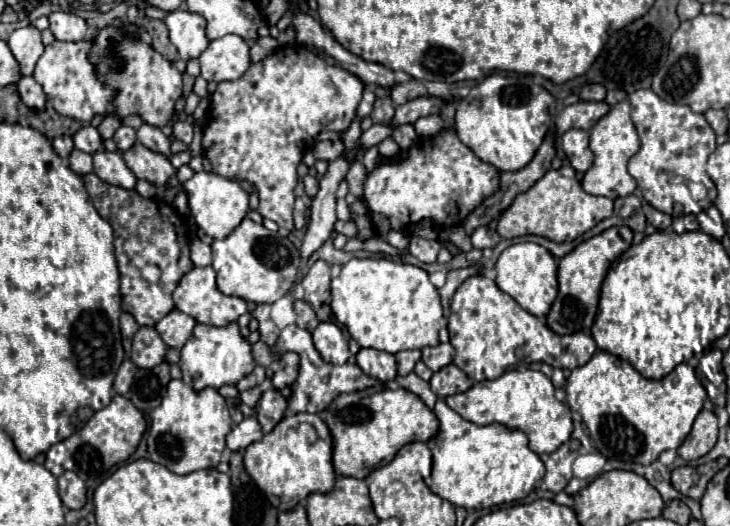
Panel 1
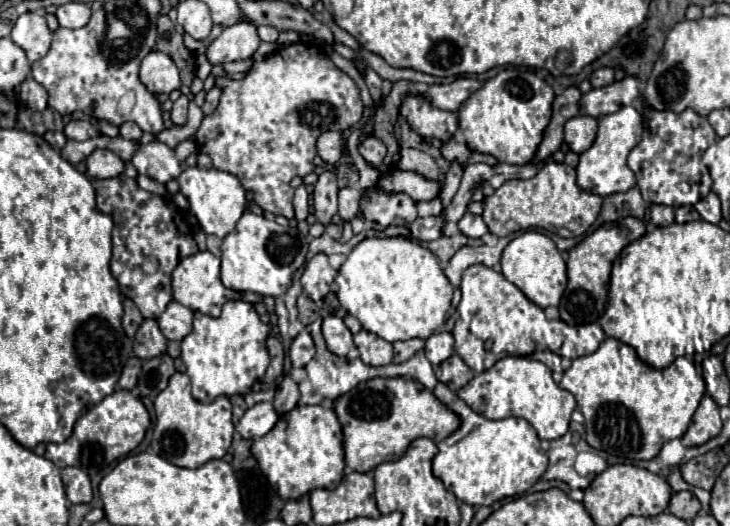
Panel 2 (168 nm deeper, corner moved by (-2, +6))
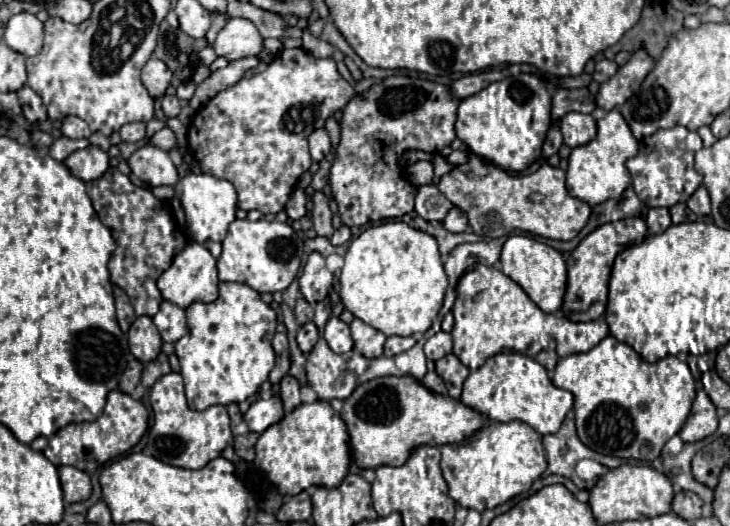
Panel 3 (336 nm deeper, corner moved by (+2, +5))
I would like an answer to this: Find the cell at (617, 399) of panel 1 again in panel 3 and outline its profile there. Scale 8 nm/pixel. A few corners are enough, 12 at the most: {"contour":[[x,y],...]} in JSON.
{"contour":[[607,335],[559,359],[581,443],[653,461],[695,401],[685,361]]}

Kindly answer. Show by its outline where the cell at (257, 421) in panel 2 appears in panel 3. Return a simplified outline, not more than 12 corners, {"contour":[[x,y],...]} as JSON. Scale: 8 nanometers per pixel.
{"contour":[[279,395],[257,399],[243,415],[249,431],[263,433],[283,419]]}

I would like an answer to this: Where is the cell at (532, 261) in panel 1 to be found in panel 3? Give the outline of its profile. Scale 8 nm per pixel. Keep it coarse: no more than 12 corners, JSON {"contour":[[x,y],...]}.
{"contour":[[511,235],[501,271],[545,311],[561,307],[567,267],[559,251]]}

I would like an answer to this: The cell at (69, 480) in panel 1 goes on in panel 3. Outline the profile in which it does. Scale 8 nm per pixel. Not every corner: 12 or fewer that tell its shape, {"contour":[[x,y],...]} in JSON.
{"contour":[[59,467],[67,503],[91,497],[91,479],[75,467]]}

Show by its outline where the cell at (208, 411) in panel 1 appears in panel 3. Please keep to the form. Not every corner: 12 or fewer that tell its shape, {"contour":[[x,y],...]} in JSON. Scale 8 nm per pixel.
{"contour":[[183,377],[151,387],[145,453],[203,469],[233,443],[227,407],[191,409]]}

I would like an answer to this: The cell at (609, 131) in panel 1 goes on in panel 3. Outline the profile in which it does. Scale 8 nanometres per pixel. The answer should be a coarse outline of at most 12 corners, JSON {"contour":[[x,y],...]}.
{"contour":[[613,109],[571,151],[569,193],[589,205],[621,197],[637,139]]}

